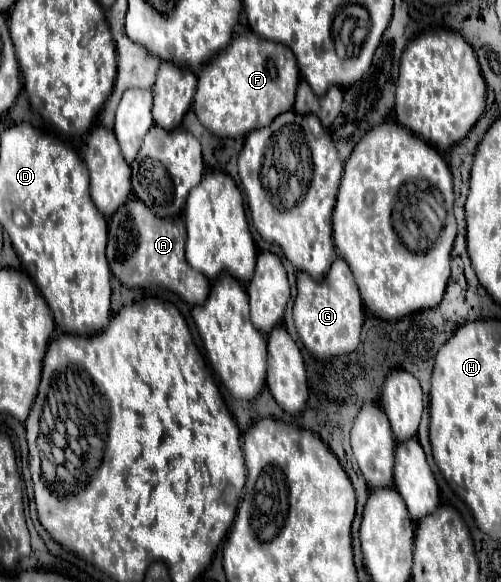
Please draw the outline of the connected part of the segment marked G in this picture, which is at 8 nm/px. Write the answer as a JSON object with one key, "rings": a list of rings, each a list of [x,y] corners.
{"rings":[[[336,257],[322,281],[314,281],[308,273],[300,271],[296,287],[298,295],[294,301],[294,325],[304,347],[318,359],[352,353],[360,345],[364,305],[346,261],[342,257]]]}

